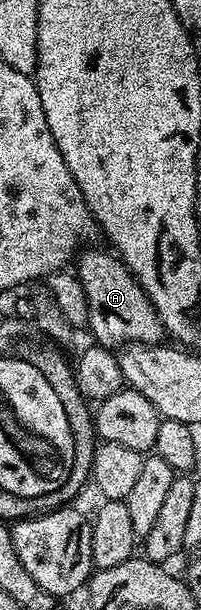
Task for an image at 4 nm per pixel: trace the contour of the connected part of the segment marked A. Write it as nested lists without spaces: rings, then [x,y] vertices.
[[[81,250],[74,263],[74,274],[86,293],[88,302],[87,330],[97,344],[109,349],[119,349],[125,343],[158,343],[166,332],[160,324],[158,313],[140,287],[140,283],[129,272],[128,266],[111,250]]]

